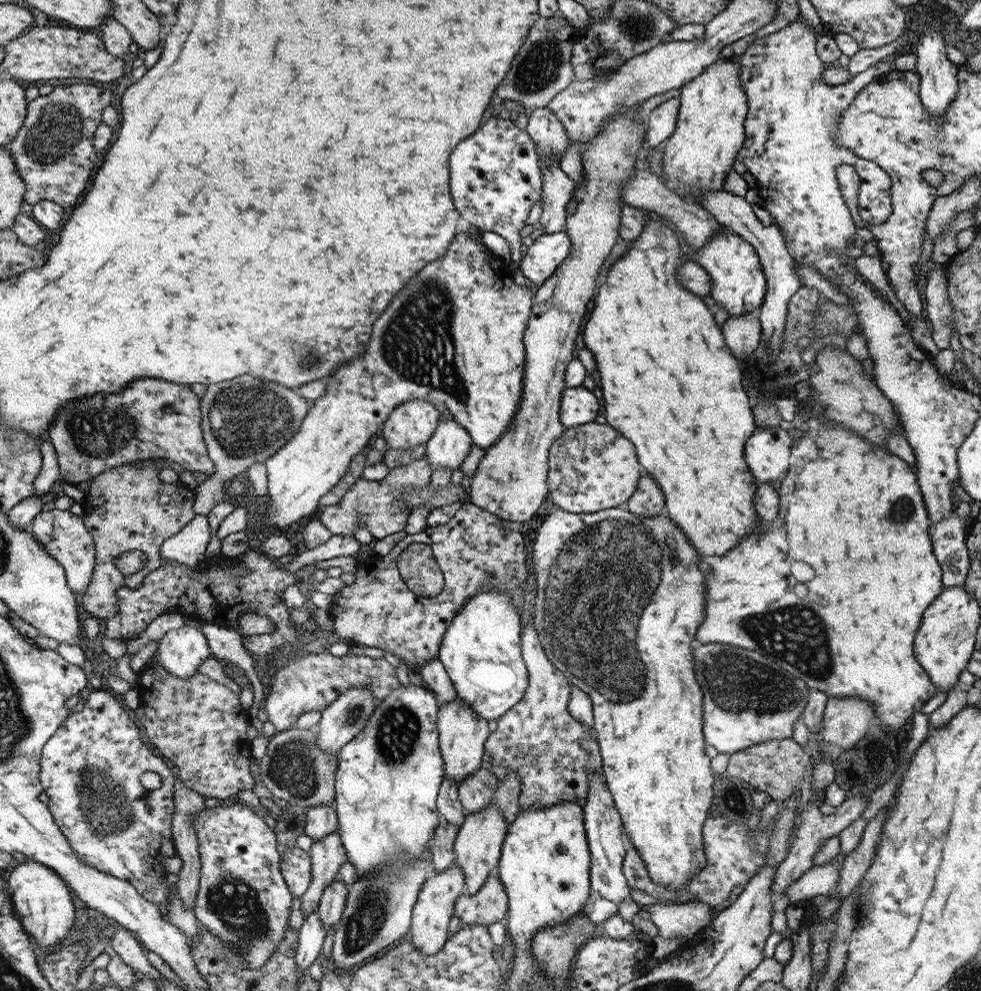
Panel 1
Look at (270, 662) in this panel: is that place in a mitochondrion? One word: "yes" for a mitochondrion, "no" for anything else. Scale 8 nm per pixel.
no

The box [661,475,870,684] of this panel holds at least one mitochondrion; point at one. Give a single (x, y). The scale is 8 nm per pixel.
(796, 634)

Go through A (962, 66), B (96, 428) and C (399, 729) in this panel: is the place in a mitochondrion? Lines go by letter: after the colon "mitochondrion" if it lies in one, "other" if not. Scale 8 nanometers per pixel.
A: other
B: mitochondrion
C: mitochondrion

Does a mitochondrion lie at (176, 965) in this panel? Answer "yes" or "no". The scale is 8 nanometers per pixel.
no

